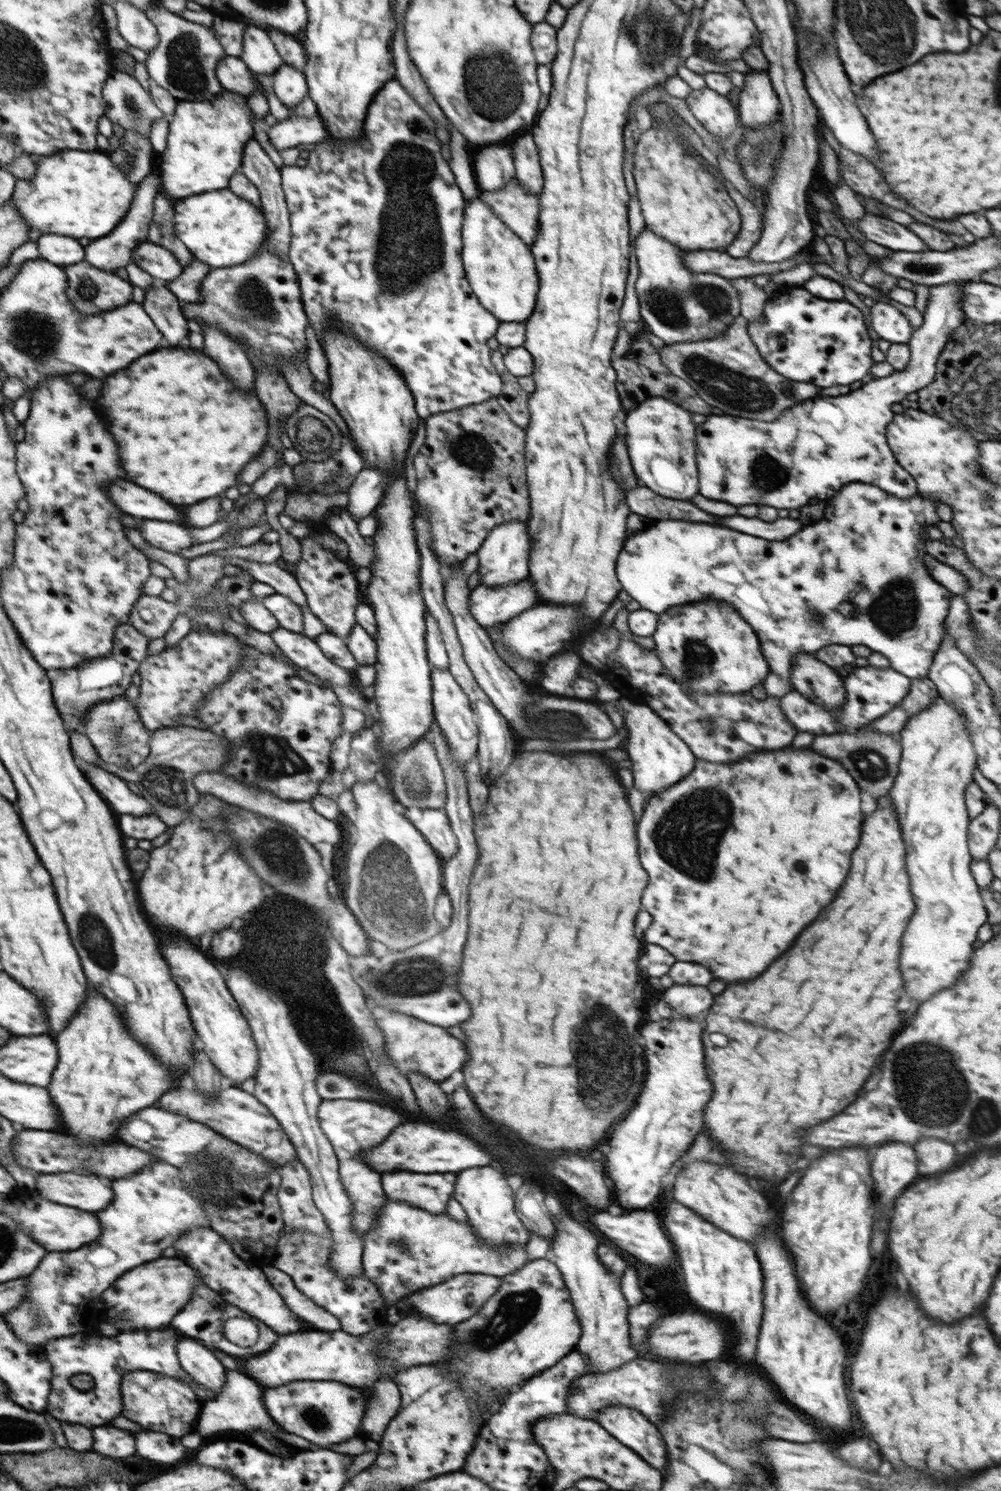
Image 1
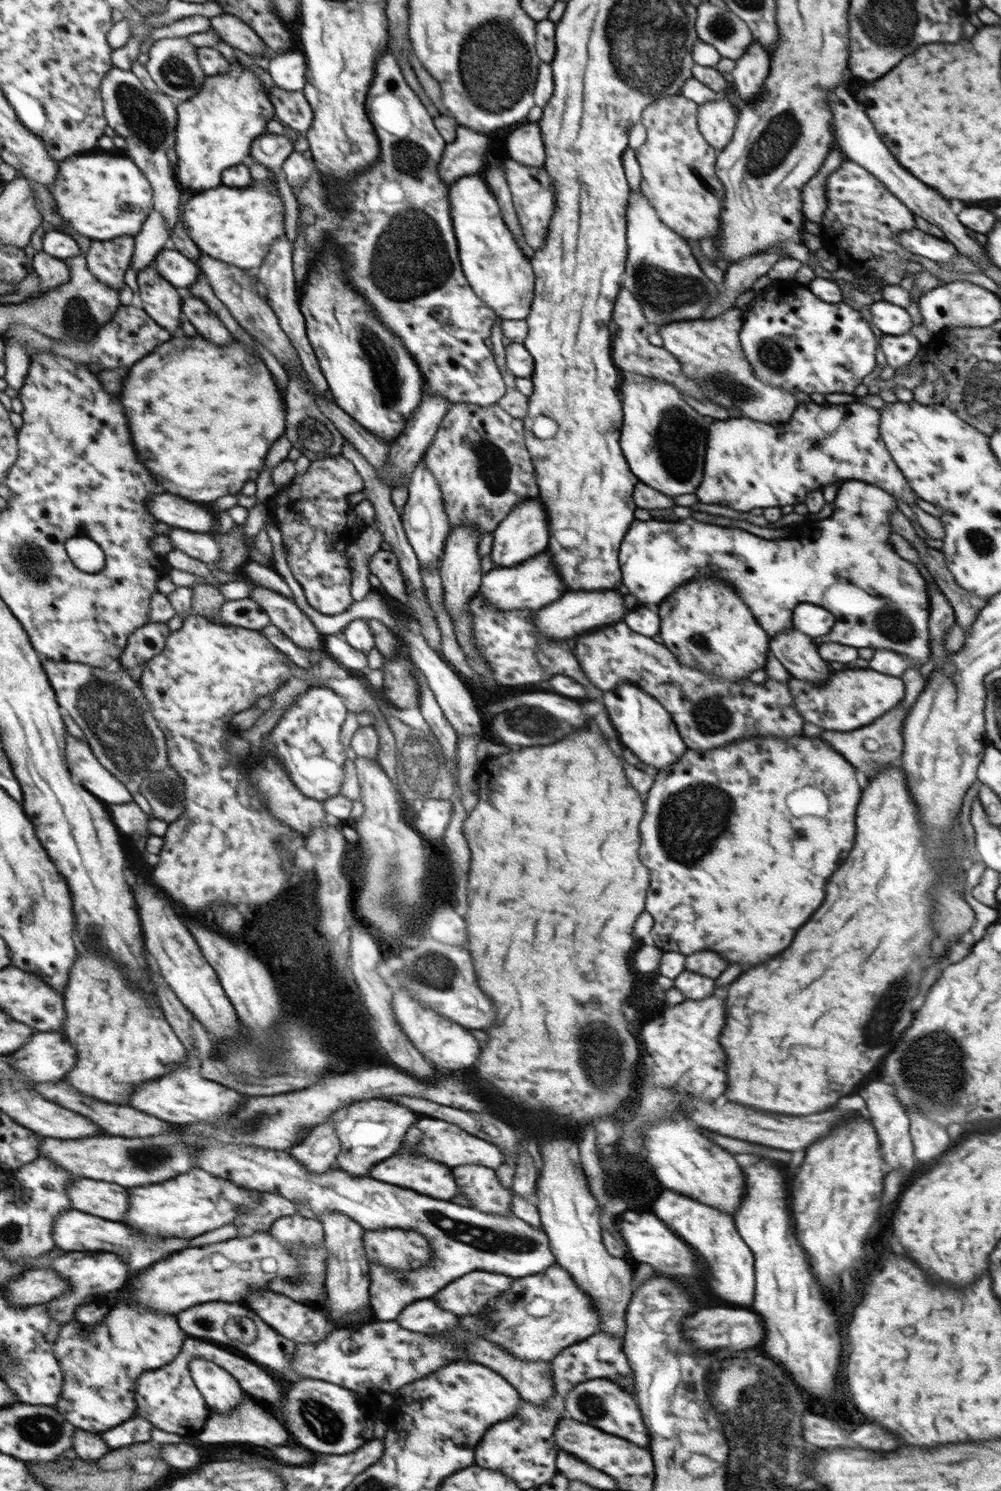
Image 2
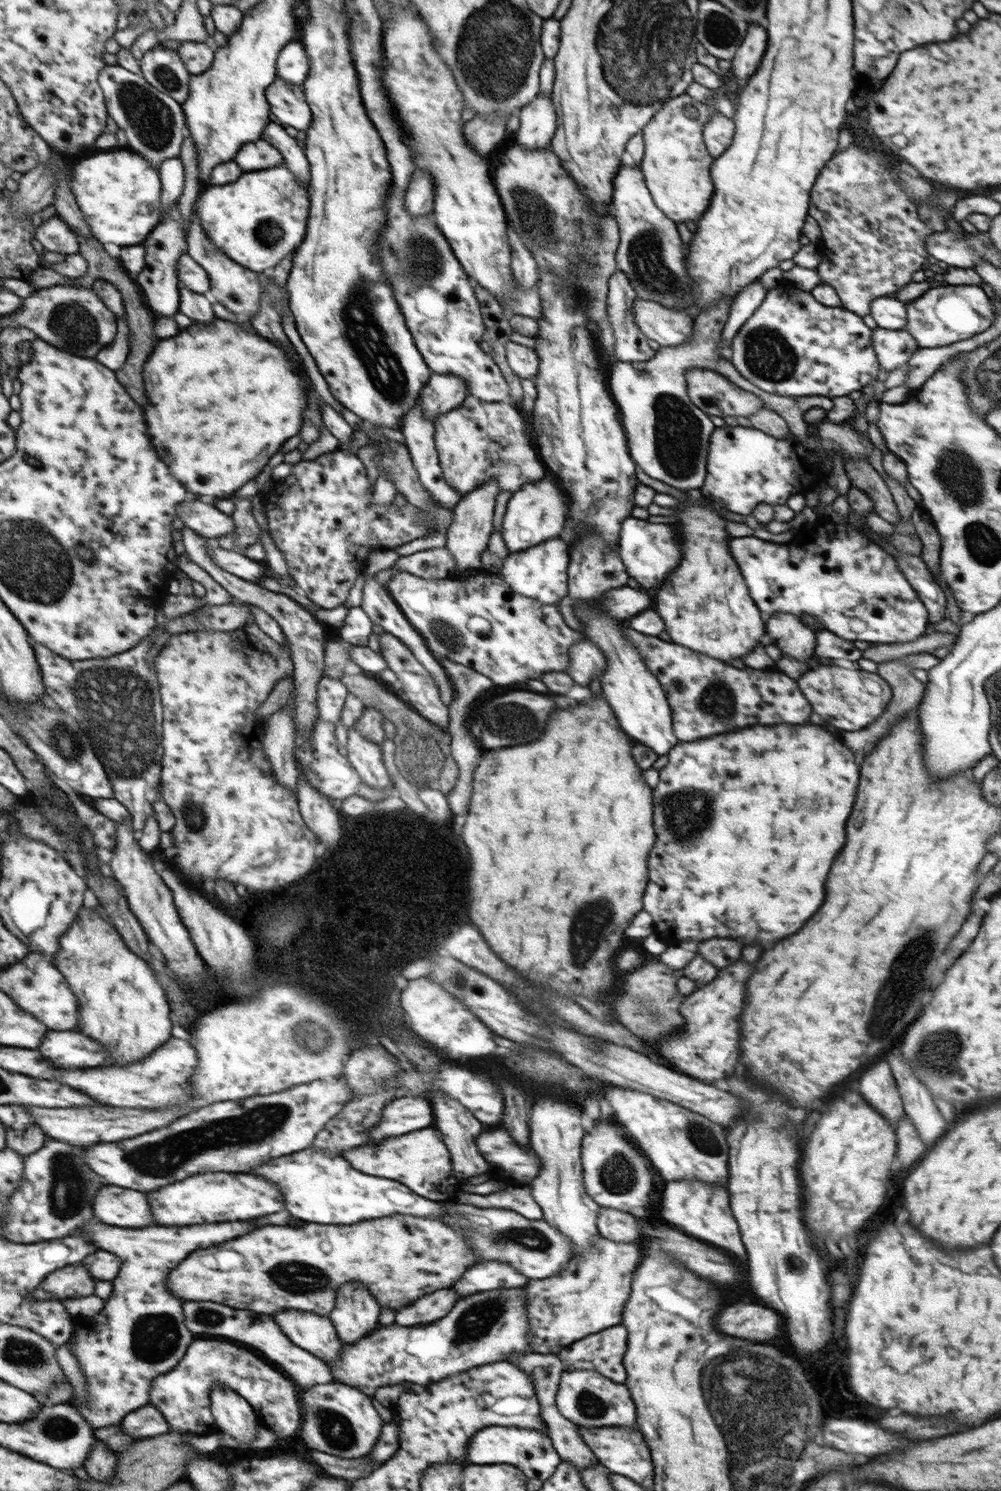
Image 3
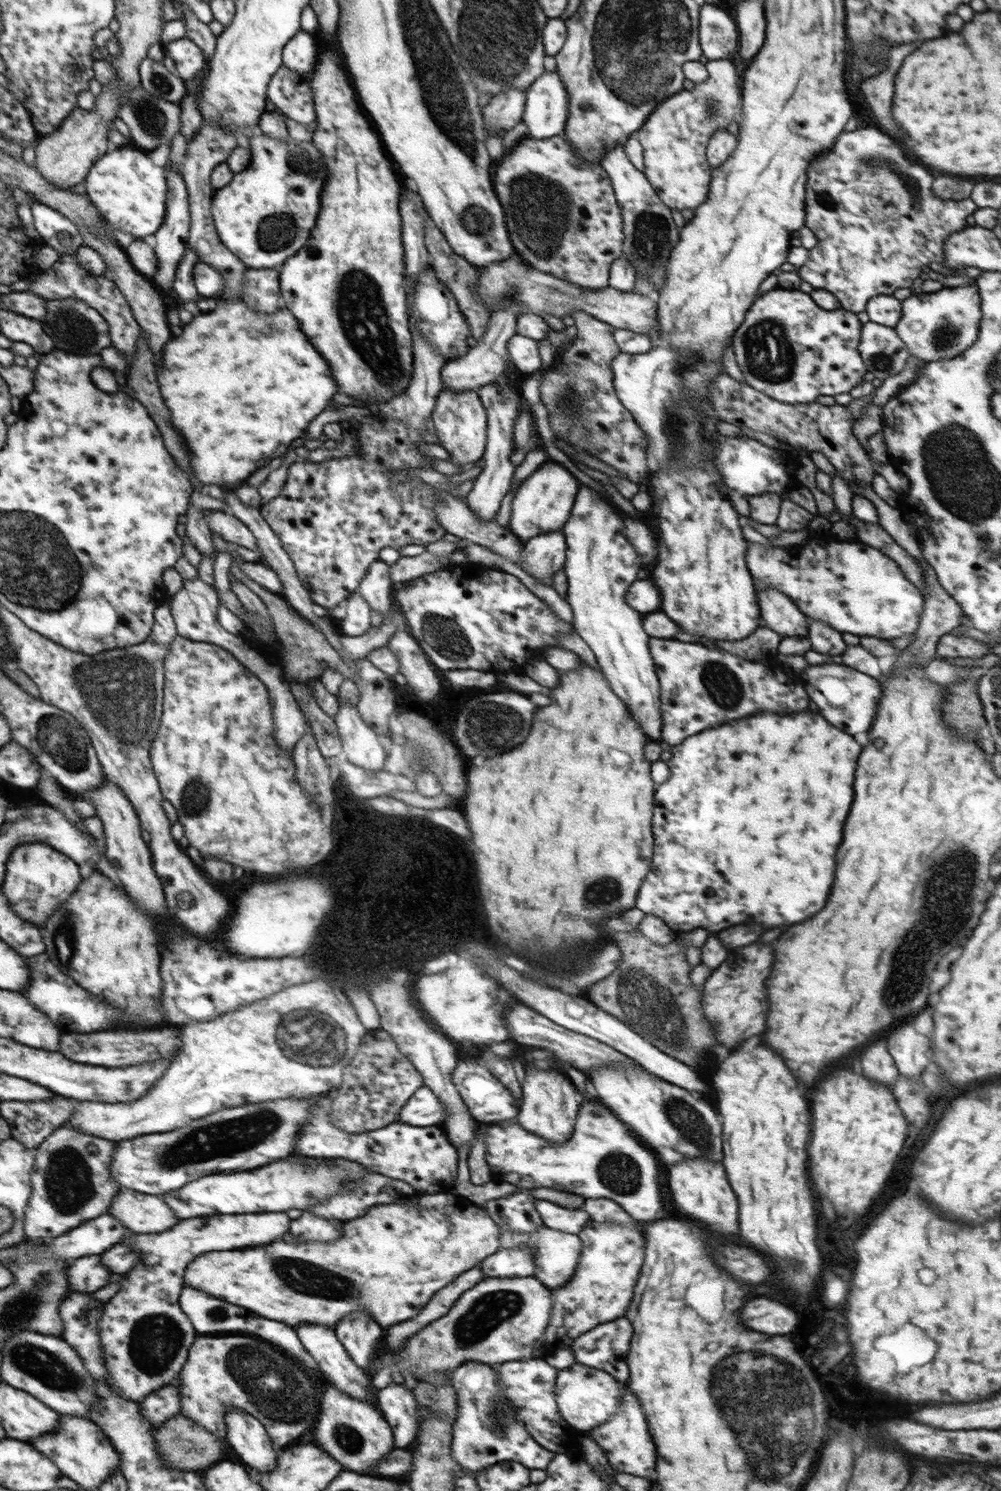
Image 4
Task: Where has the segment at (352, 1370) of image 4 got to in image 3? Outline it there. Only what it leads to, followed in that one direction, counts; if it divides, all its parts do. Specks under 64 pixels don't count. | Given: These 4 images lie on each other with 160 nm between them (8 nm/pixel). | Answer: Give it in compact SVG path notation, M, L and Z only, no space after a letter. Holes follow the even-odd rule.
M286 1310L274 1314L272 1319L280 1329L300 1348L324 1358L324 1362L338 1360L342 1343L336 1336L329 1316L318 1316L302 1310Z

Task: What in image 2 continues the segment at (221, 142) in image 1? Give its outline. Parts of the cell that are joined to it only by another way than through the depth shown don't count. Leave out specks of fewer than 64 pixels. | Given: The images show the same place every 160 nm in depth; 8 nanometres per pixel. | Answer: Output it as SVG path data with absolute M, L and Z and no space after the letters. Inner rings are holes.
M230 62L231 69L226 74L207 76L198 94L187 101L175 104L177 110L177 127L175 132L177 165L174 168L175 180L180 188L201 192L222 185L222 173L232 166L245 162L249 156L250 145L256 137L267 132L267 122L276 118L275 108L270 97L263 89L257 74L249 66Z

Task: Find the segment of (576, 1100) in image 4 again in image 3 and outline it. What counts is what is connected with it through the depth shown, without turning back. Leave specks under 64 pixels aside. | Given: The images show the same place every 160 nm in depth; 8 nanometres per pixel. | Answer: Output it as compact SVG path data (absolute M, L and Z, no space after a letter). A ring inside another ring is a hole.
M538 1098L530 1110L529 1146L542 1164L537 1176L528 1181L528 1187L542 1209L542 1219L569 1238L571 1258L578 1258L595 1244L595 1238L599 1236L597 1218L601 1209L584 1186L581 1148L586 1133L586 1116L582 1116L582 1110L574 1104L554 1098Z

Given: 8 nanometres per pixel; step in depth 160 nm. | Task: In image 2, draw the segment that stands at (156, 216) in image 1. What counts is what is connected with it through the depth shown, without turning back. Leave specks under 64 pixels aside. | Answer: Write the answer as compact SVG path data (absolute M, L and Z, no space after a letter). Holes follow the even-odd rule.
M114 66L102 79L101 97L107 126L124 138L126 145L122 152L131 157L149 180L153 190L153 210L165 216L171 237L179 217L181 197L181 188L175 183L174 166L166 154L166 151L176 146L176 102L162 92L148 90L131 70L122 70Z

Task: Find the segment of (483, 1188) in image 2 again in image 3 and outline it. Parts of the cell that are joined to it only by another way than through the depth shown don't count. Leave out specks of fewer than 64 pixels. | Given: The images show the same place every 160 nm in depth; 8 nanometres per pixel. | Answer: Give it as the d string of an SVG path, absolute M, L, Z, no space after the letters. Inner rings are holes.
M436 1098L432 1102L431 1106L434 1106L434 1116L436 1116L436 1126L438 1130L442 1132L444 1136L444 1142L450 1150L450 1156L452 1156L452 1166L454 1166L454 1174L456 1178L461 1182L465 1180L471 1180L479 1174L487 1173L487 1162L480 1156L480 1151L476 1148L474 1140L476 1136L482 1132L482 1124L462 1106L458 1104L456 1100L442 1100L442 1098Z

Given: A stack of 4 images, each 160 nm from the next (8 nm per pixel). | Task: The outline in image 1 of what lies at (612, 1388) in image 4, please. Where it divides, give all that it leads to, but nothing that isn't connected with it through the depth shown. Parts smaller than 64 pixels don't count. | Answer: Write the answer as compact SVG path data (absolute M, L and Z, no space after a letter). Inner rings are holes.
M607 1406L595 1421L618 1442L630 1446L636 1454L642 1454L656 1470L662 1472L668 1466L669 1458L658 1426L637 1410L627 1406Z

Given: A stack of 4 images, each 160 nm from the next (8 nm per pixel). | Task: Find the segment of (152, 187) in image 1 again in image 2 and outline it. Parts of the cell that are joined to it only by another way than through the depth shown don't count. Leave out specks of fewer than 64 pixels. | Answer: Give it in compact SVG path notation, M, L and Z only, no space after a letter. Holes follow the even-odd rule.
M126 235L105 241L92 241L85 256L90 273L119 292L126 286L125 274L131 265L134 239L132 235Z

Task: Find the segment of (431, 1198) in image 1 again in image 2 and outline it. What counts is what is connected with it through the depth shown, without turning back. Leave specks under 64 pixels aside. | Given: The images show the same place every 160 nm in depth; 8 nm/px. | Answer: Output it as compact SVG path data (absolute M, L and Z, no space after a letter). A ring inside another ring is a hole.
M394 1154L386 1160L374 1164L370 1169L369 1176L378 1179L380 1182L414 1190L418 1194L424 1194L438 1200L450 1201L459 1192L458 1185L454 1175L450 1172L450 1168L446 1168L444 1164L439 1162L432 1162L432 1160L422 1158L422 1156L416 1156L416 1154L398 1154L398 1156Z

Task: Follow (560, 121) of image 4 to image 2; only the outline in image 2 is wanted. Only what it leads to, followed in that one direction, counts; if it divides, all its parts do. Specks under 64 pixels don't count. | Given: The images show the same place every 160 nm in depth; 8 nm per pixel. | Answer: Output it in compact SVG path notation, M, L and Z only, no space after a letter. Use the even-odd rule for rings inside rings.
M537 122L522 125L514 130L505 141L509 158L524 166L543 166L545 161L544 142Z

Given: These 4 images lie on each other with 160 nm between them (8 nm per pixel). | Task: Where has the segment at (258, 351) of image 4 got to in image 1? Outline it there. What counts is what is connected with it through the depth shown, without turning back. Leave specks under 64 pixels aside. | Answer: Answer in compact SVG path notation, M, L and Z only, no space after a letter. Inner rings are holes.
M187 344L181 345L180 348L168 346L154 353L146 354L128 365L126 370L120 370L118 374L108 376L106 384L102 386L102 392L100 392L100 398L98 398L98 406L100 406L100 410L106 416L106 422L108 422L110 430L112 430L112 434L114 434L116 444L120 446L120 462L122 462L122 468L126 470L126 478L130 482L134 482L134 484L138 484L138 486L158 494L160 498L164 498L164 500L168 500L172 504L193 505L201 500L222 495L230 488L238 485L236 476L242 470L242 466L246 466L248 462L252 461L252 456L258 454L262 446L267 445L267 430L269 426L266 424L268 415L266 415L260 400L254 394L242 394L242 392L234 390L234 386L228 382L228 378L222 376L222 370L208 356L204 356L200 352L194 352L192 348L182 350L184 346L187 346Z

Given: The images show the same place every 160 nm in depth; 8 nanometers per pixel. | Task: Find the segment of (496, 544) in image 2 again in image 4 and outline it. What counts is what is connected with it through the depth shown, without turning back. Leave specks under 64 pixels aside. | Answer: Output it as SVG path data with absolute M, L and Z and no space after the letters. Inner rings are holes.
M548 459L524 480L512 499L509 529L525 543L539 534L561 530L579 491L579 480L564 465Z

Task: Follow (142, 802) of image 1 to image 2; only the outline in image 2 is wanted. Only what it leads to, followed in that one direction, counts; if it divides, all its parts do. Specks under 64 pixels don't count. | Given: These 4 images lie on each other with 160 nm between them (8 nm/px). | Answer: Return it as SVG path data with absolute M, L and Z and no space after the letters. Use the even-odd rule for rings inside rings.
M70 735L66 739L66 758L76 782L105 804L132 802L131 792L94 756L92 749L81 738Z

